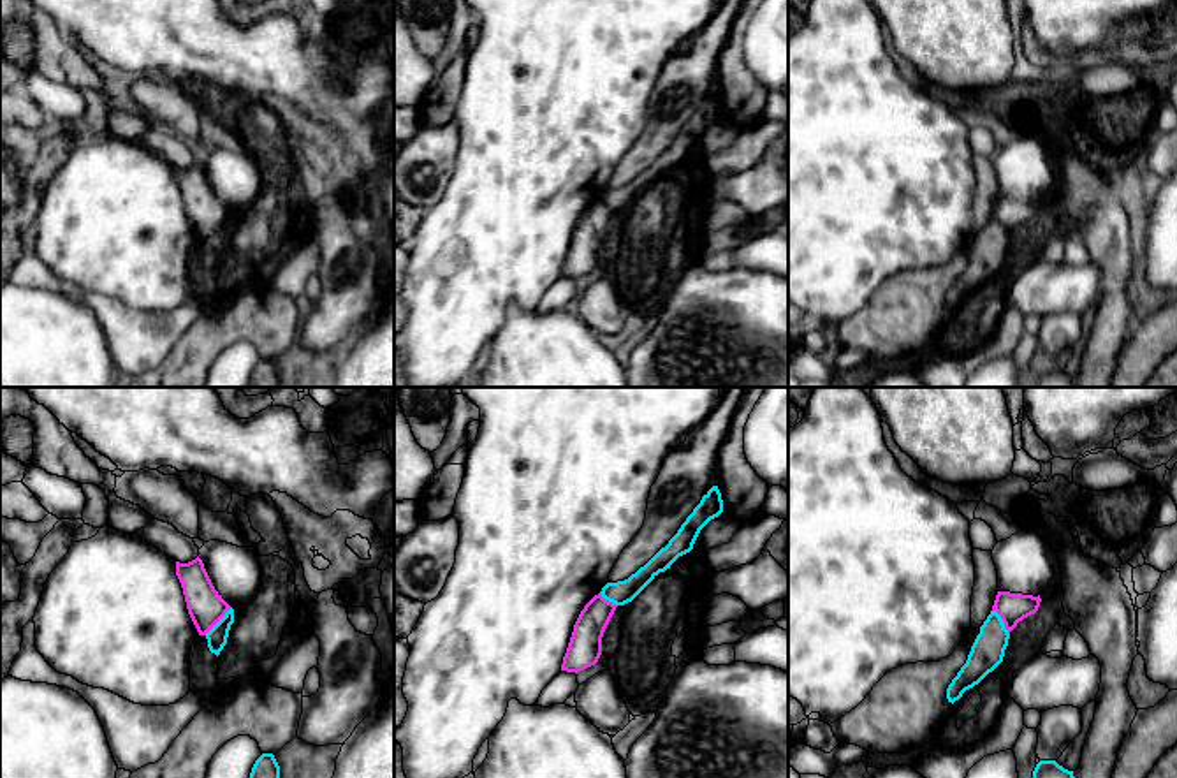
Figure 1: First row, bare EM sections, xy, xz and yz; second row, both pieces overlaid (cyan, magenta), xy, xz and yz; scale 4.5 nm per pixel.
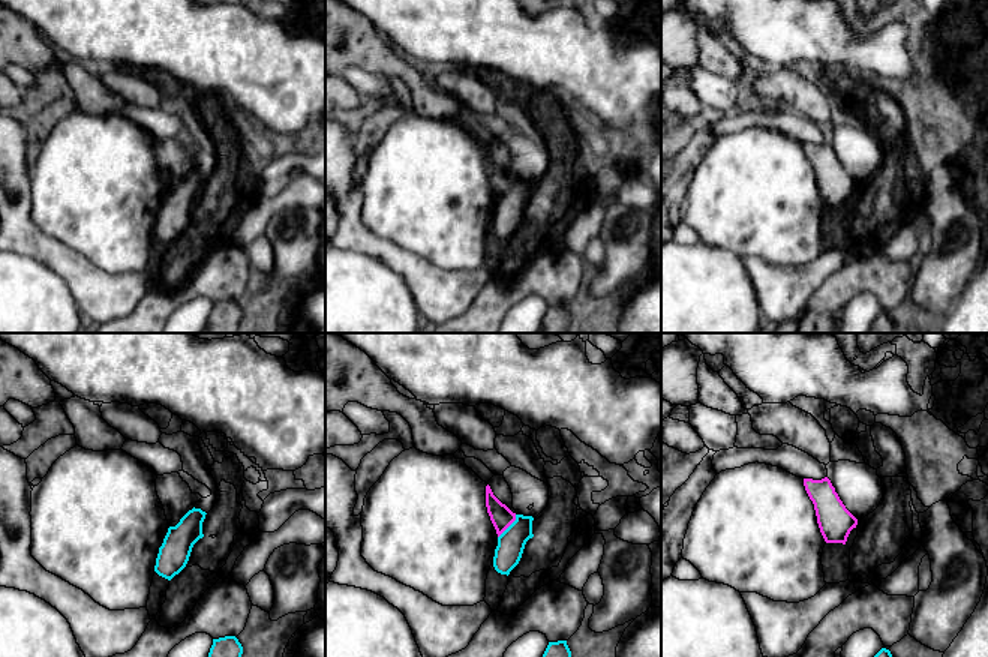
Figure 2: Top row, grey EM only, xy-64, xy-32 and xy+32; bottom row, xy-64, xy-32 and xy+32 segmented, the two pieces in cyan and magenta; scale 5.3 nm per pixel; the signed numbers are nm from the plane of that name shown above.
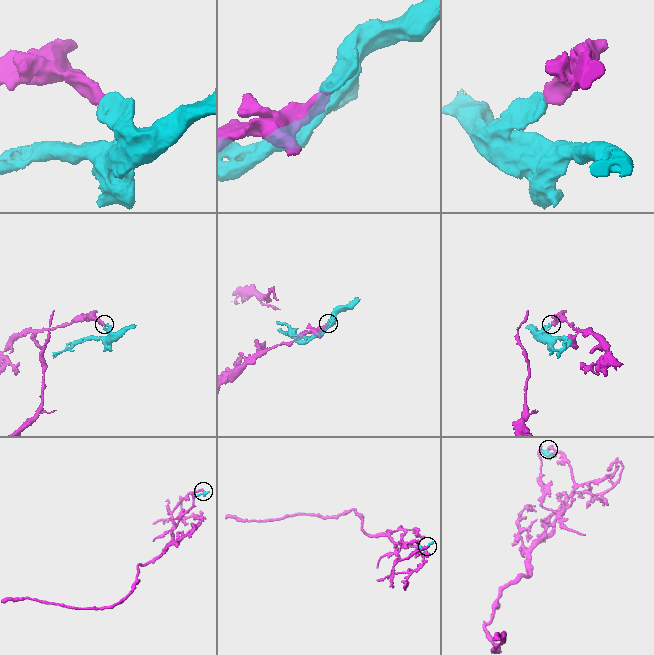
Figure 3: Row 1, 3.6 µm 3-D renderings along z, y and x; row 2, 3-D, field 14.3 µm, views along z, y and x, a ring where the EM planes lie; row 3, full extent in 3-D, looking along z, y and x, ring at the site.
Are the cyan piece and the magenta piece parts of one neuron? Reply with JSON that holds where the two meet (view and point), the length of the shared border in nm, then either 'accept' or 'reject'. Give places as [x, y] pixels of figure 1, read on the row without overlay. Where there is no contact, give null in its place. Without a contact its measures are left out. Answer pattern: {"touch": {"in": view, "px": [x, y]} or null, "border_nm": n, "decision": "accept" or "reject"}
{"touch": {"in": "xy", "px": [219, 227]}, "border_nm": 180, "decision": "reject"}

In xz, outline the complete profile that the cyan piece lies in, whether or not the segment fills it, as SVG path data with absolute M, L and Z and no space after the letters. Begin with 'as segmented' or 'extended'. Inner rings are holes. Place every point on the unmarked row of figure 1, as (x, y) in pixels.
as segmented; M713 92L669 150L628 185L607 188L600 197L602 202L616 211L632 208L660 178L665 178L679 162L690 158L700 136L721 118L721 99L718 92Z

